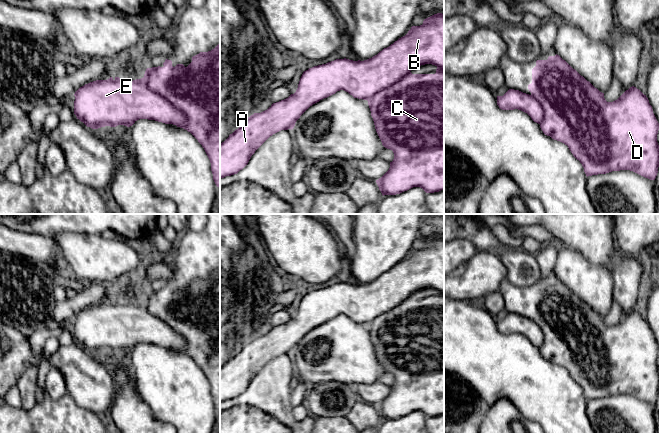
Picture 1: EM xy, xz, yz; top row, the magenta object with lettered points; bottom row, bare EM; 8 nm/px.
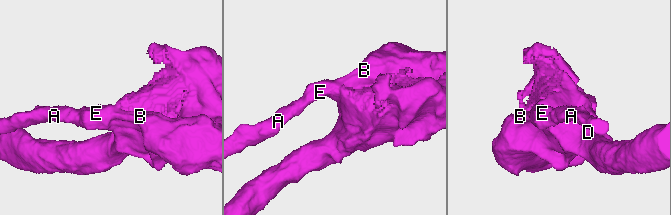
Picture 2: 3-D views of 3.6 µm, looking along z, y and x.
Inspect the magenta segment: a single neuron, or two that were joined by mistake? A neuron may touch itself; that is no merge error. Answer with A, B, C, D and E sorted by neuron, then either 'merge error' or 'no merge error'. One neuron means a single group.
groups A B E / C D; merge error

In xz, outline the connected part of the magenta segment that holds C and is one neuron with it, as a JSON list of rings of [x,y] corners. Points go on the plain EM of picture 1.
[[[437,291],[435,298],[412,298],[409,296],[404,302],[379,316],[370,324],[368,329],[371,340],[374,345],[376,356],[382,366],[382,369],[393,375],[394,383],[390,386],[389,394],[376,407],[382,419],[396,419],[407,415],[413,411],[420,411],[426,417],[434,417],[444,414],[444,293]]]

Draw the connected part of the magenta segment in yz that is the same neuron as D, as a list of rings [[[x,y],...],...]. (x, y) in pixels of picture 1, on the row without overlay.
[[[559,279],[547,284],[537,284],[532,293],[532,307],[528,309],[531,319],[542,329],[544,342],[540,347],[543,357],[568,370],[580,385],[586,400],[606,398],[612,395],[630,394],[650,404],[655,404],[659,391],[657,358],[659,347],[648,322],[632,310],[617,324],[607,326],[604,317],[595,312]]]

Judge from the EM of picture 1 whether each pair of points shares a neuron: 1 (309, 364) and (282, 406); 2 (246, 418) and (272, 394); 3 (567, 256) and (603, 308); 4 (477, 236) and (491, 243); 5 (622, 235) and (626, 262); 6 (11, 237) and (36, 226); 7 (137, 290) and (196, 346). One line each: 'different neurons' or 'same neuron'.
1: different neurons
2: different neurons
3: same neuron
4: same neuron
5: different neurons
6: different neurons
7: different neurons

